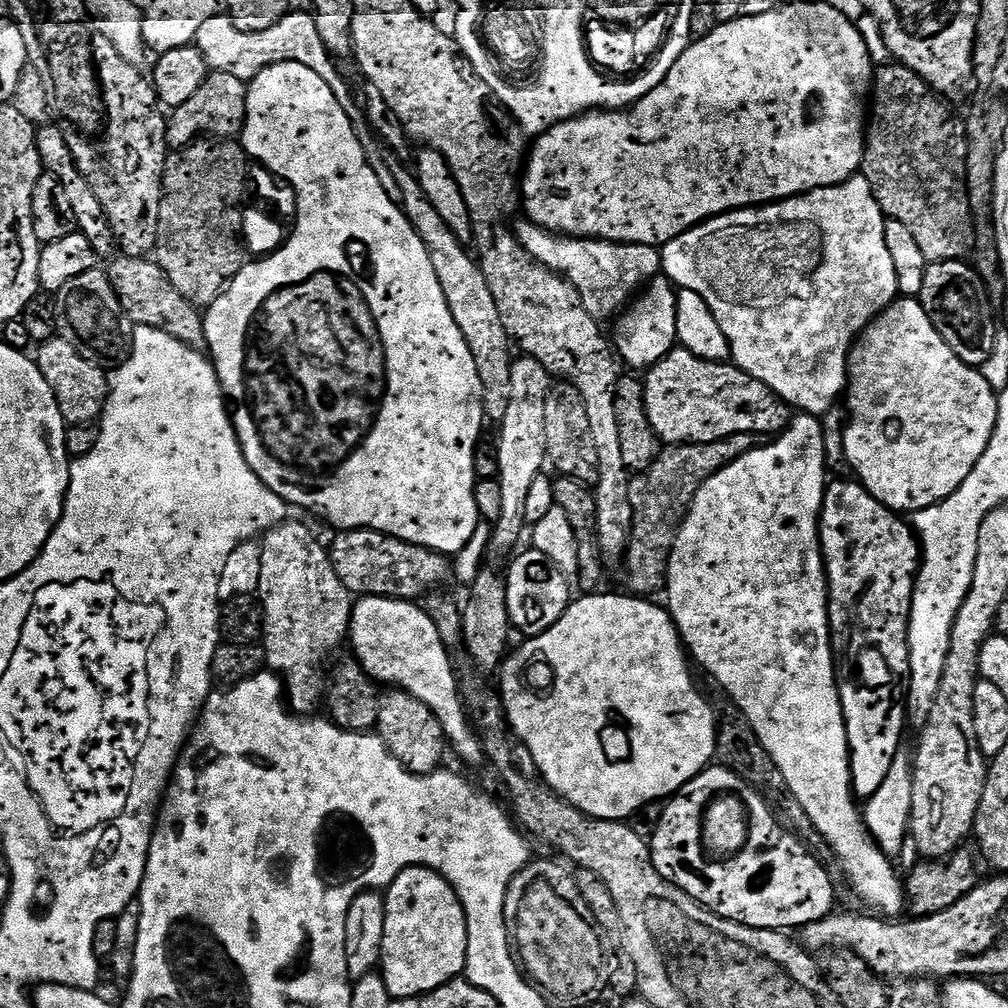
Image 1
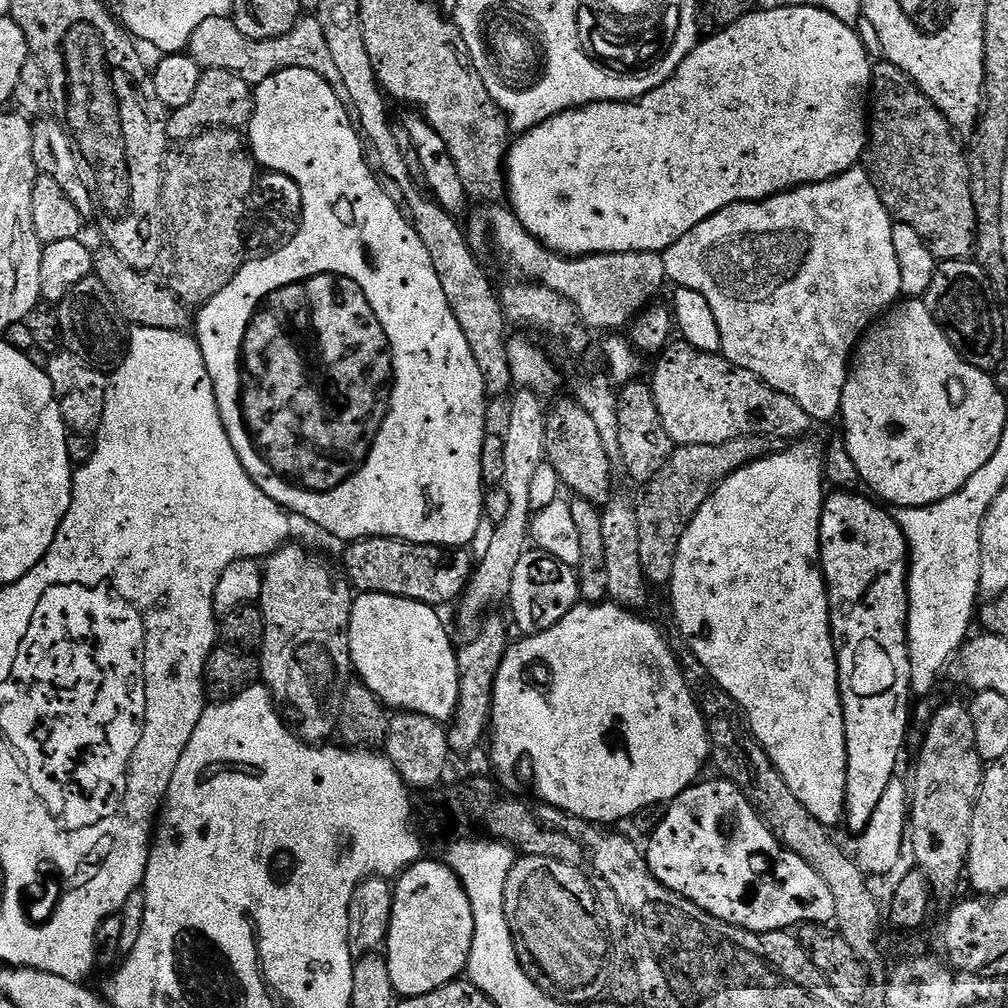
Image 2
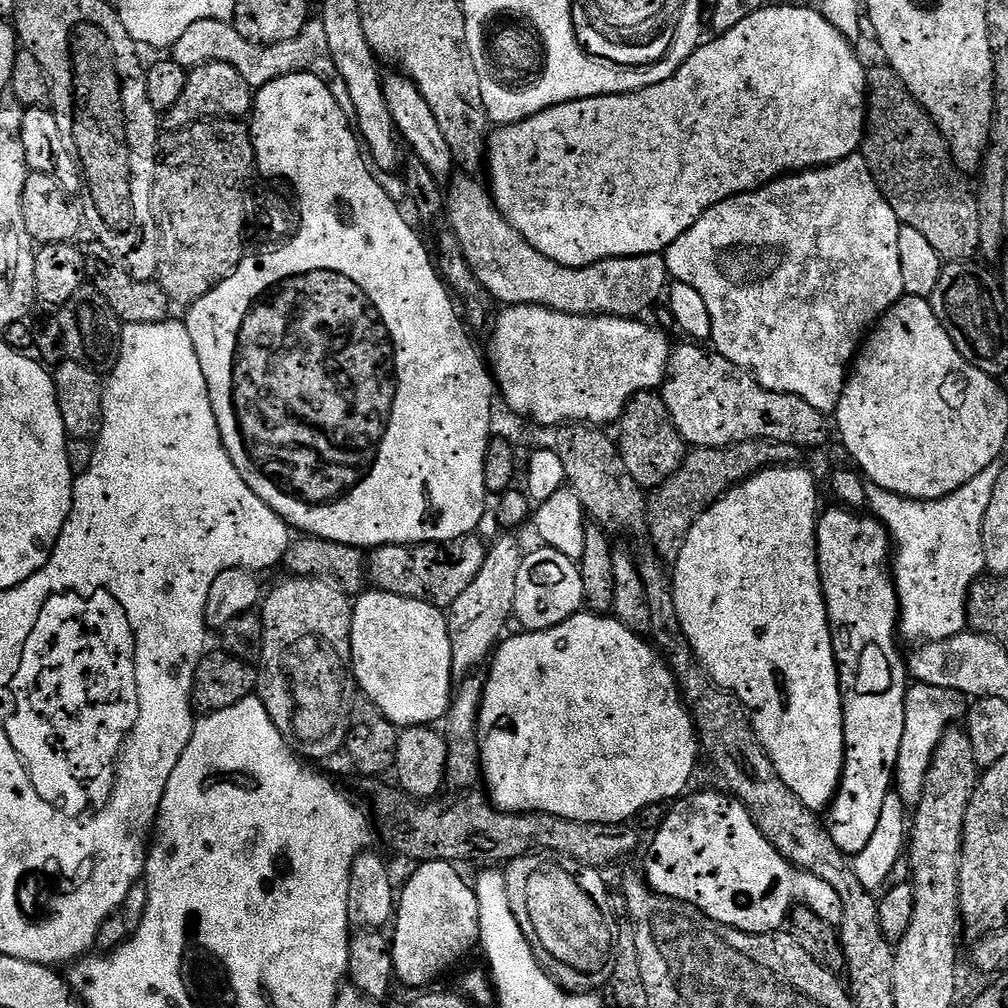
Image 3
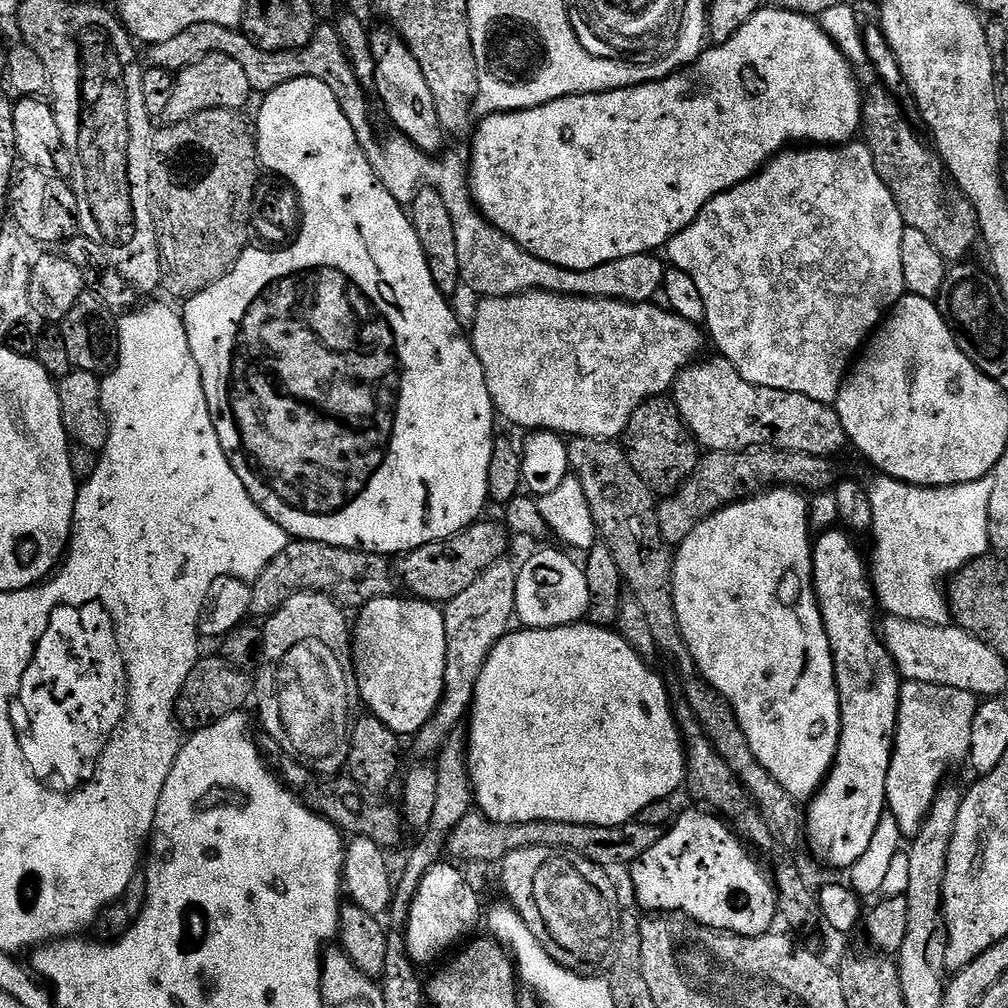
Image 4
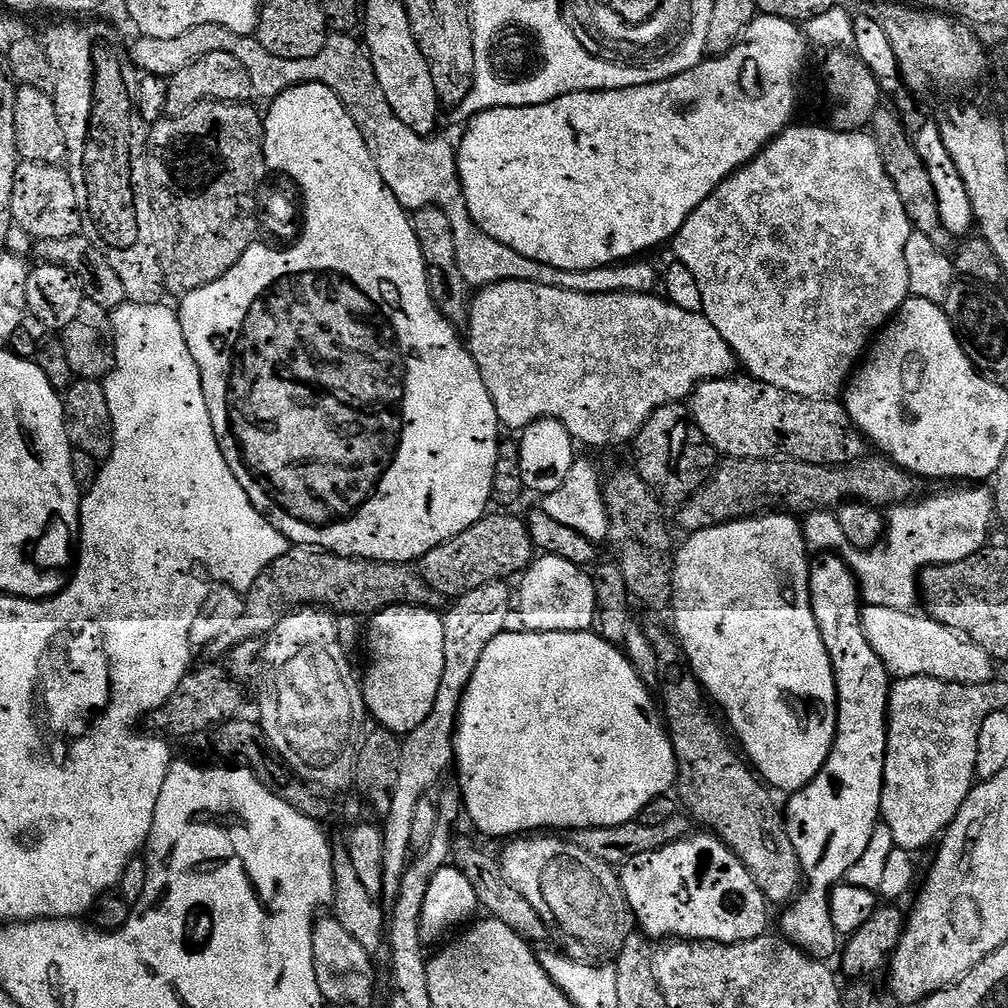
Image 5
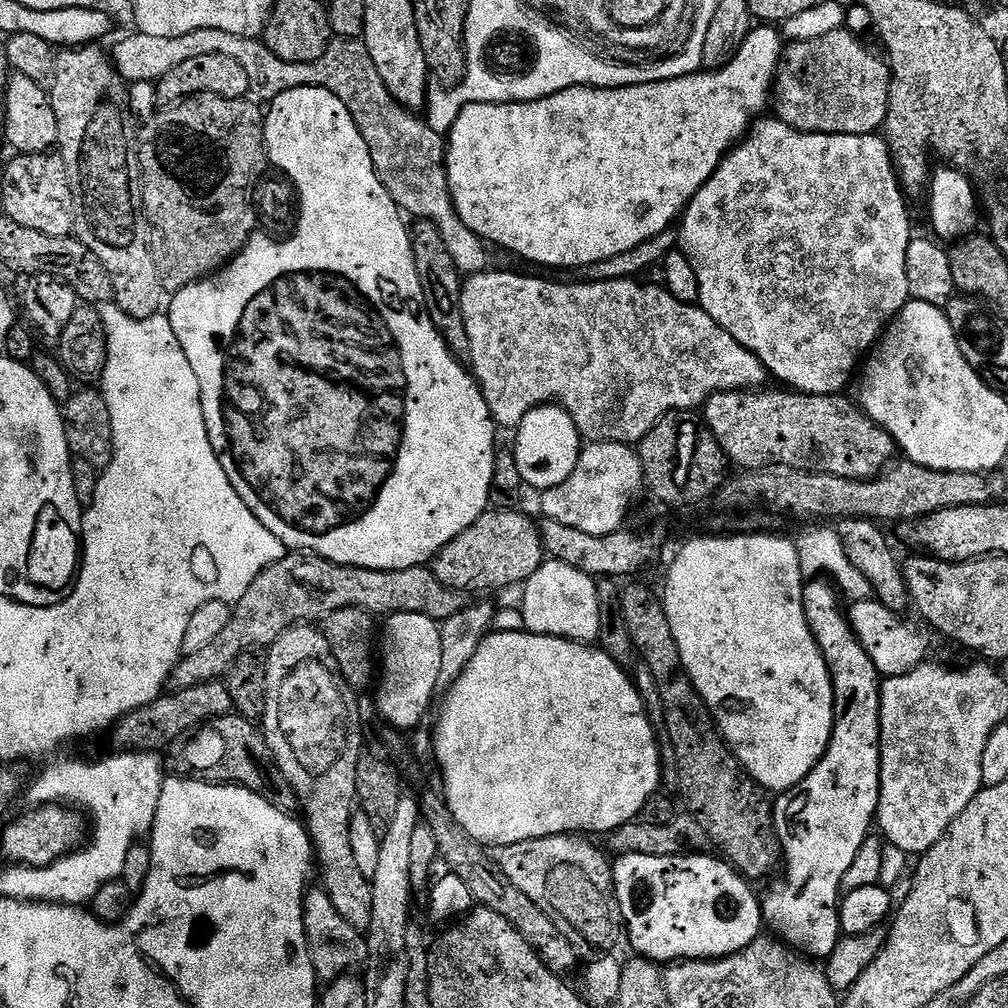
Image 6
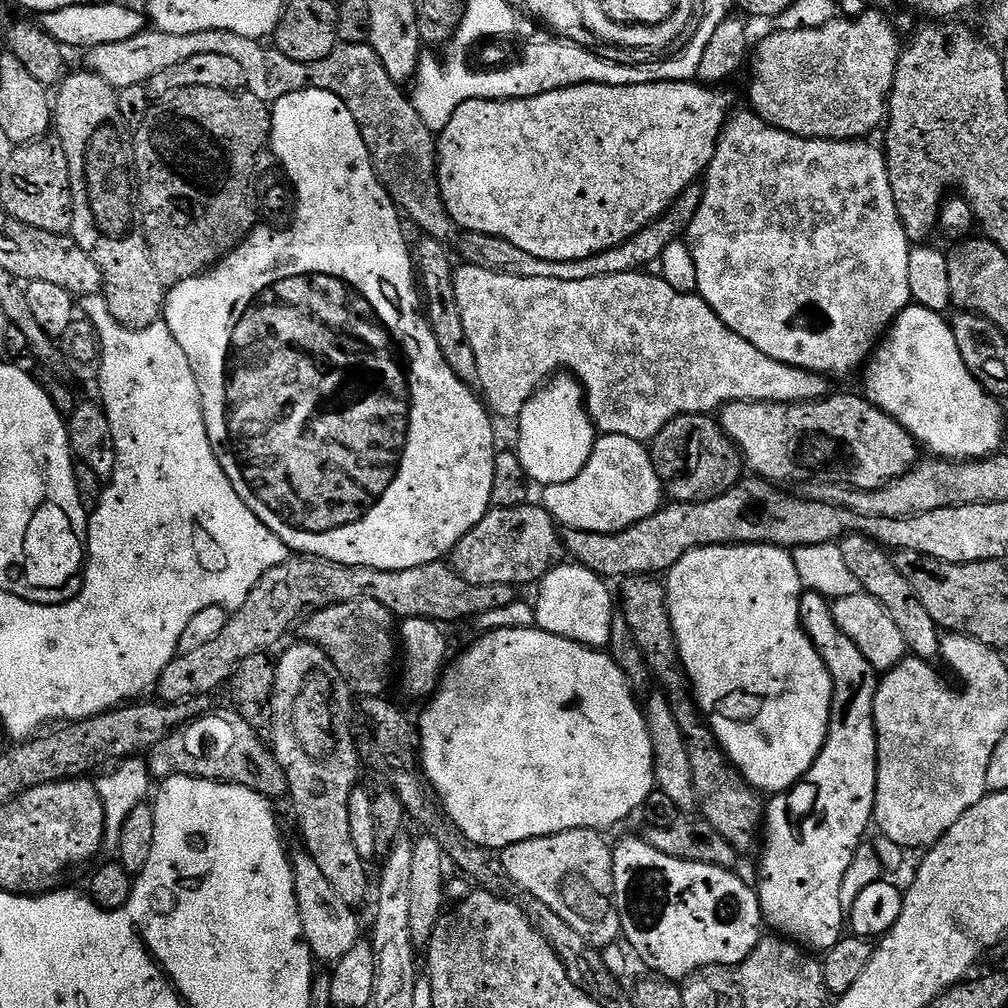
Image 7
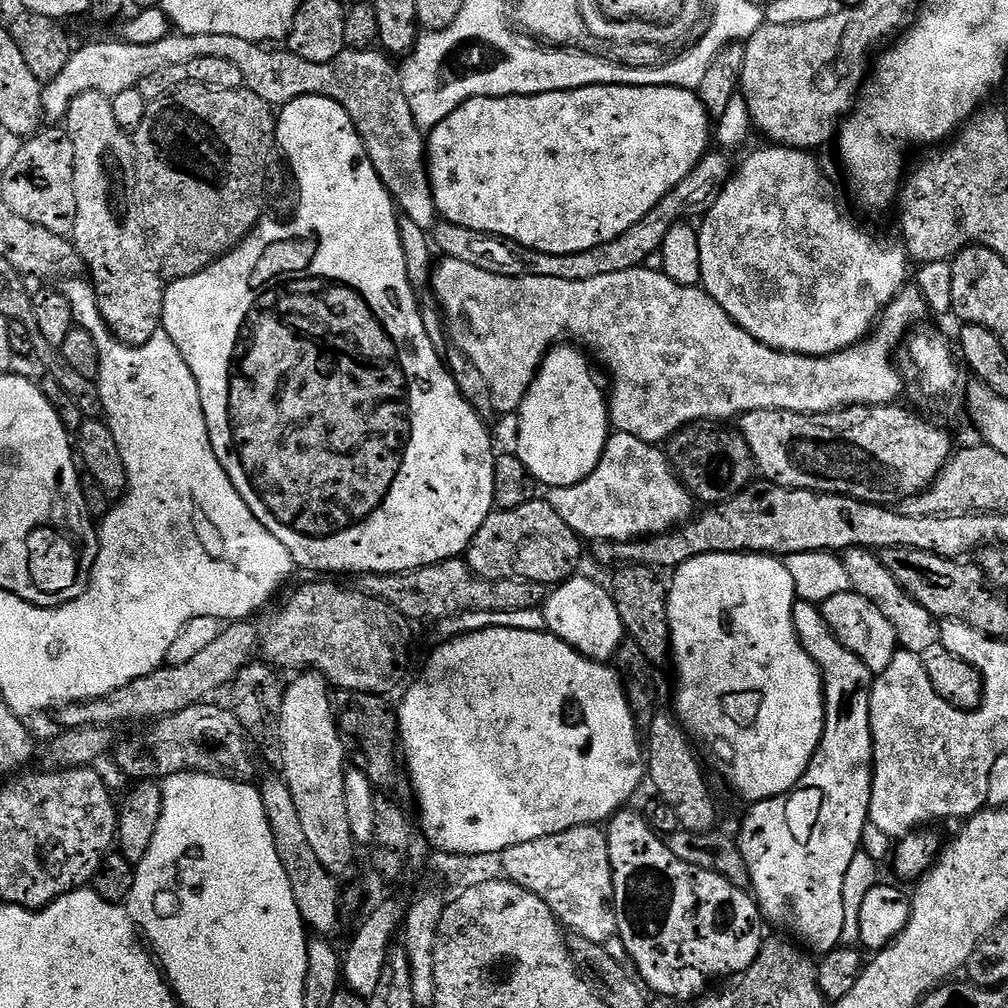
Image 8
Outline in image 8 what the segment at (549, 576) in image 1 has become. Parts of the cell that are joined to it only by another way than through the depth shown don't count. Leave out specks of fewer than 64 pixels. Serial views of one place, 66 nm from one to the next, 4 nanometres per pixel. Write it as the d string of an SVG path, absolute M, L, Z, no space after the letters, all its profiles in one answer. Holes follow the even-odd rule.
M577 574L563 584L557 584L547 593L542 605L547 631L578 650L590 660L608 662L615 657L622 639L622 625L611 591Z

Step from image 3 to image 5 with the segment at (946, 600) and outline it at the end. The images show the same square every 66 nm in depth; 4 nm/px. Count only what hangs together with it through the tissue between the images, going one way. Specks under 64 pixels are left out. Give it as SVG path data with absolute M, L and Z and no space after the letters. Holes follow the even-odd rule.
M968 486L965 492L948 492L945 496L932 496L929 500L917 499L895 505L886 516L884 539L865 552L852 550L847 553L848 566L860 586L861 601L867 606L890 606L890 610L912 612L918 604L918 581L924 569L935 564L953 564L981 551L989 543L988 531L994 525L994 492L991 487L984 487L988 486Z

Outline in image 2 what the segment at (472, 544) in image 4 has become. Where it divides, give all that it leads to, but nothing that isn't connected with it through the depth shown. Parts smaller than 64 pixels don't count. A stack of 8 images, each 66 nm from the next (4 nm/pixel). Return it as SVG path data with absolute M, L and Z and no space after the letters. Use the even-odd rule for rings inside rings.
M367 536L347 545L348 553L344 556L346 579L357 593L373 592L374 594L390 594L398 598L406 598L414 602L441 606L459 601L464 589L472 578L474 556L468 553L467 547L447 548L441 544L415 544L409 540L395 540L389 536Z

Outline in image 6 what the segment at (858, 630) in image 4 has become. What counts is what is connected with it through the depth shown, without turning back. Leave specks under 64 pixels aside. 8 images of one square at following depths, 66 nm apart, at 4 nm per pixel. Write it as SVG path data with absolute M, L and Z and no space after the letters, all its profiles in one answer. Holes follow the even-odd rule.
M812 578L804 585L804 593L802 594L802 610L806 610L806 622L810 626L810 634L814 634L814 642L818 646L818 650L822 654L822 658L826 662L828 672L832 676L832 693L834 694L834 702L836 703L836 716L832 720L832 737L828 743L828 749L824 752L824 757L819 760L814 766L814 770L810 770L810 774L802 782L798 782L792 788L788 788L785 792L779 793L774 800L774 811L776 814L776 836L780 839L780 851L782 853L782 873L784 877L781 880L773 879L771 881L772 889L765 896L762 896L762 920L765 925L768 924L773 928L775 935L783 940L785 944L791 946L795 951L803 954L808 958L827 958L834 950L834 946L841 938L840 931L840 902L842 899L842 885L846 870L850 870L850 866L854 863L854 858L858 854L858 850L862 850L862 842L873 831L874 821L876 817L876 808L879 806L879 788L880 788L880 690L882 677L879 670L874 666L874 662L870 658L870 654L866 654L866 650L862 650L862 642L858 642L858 638L854 634L854 630L850 626L845 609L840 609L840 600L842 596L839 591L827 579Z

